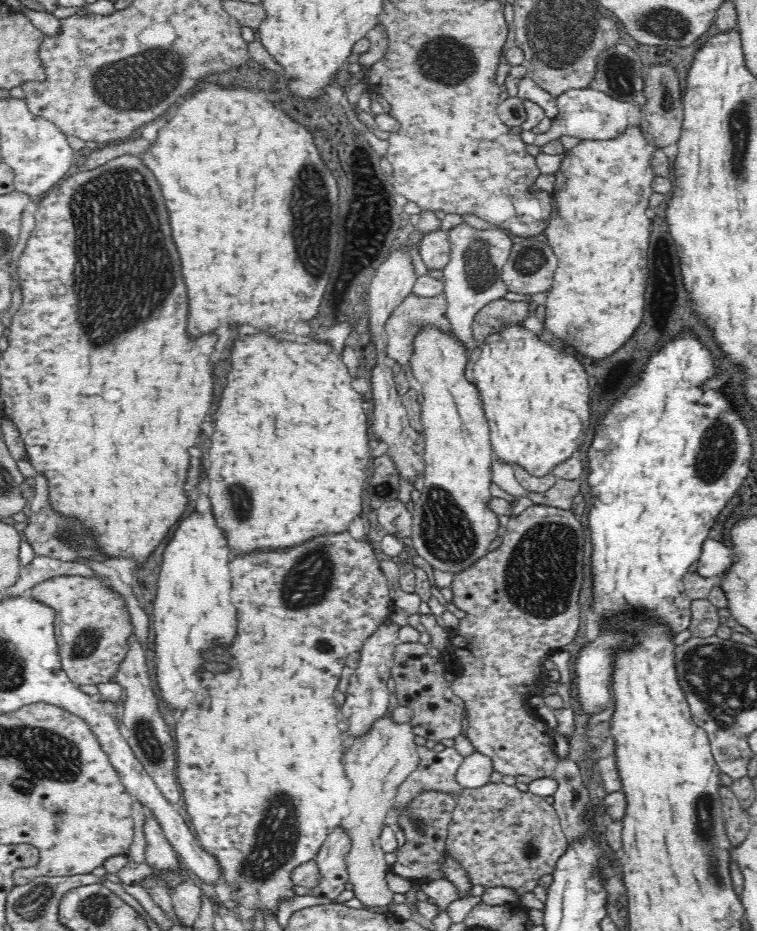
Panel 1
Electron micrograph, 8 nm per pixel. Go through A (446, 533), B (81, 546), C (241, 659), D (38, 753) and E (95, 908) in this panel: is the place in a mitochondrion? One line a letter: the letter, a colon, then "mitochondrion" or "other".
A: mitochondrion
B: mitochondrion
C: other
D: mitochondrion
E: mitochondrion

